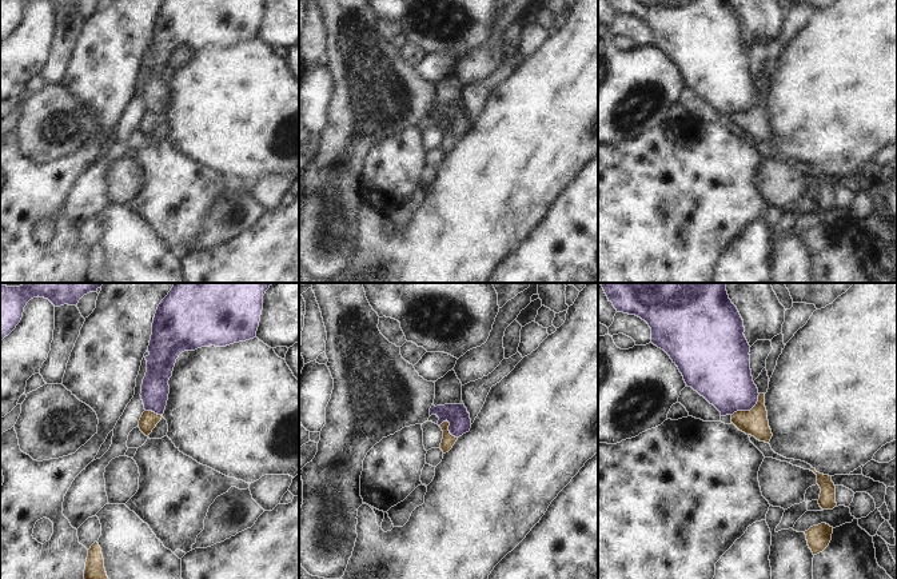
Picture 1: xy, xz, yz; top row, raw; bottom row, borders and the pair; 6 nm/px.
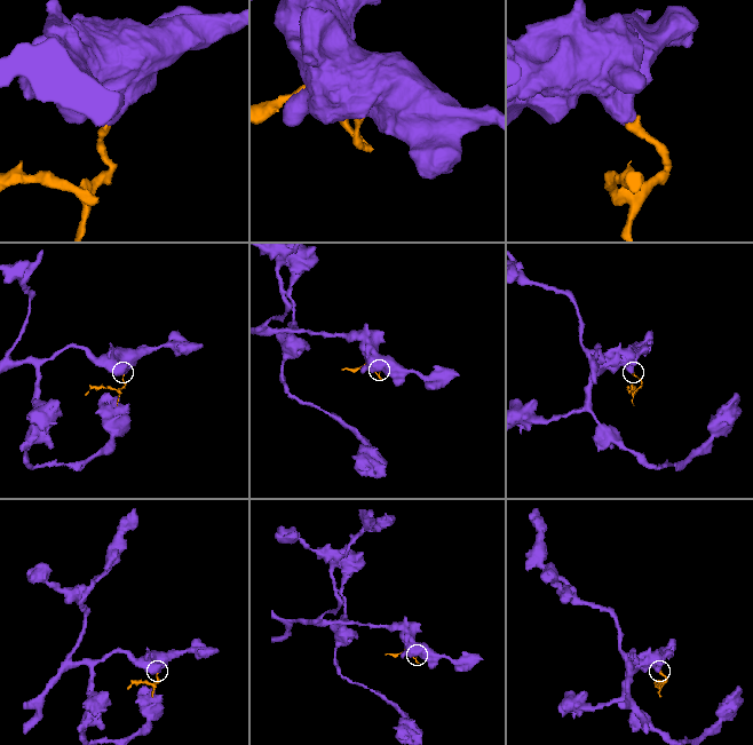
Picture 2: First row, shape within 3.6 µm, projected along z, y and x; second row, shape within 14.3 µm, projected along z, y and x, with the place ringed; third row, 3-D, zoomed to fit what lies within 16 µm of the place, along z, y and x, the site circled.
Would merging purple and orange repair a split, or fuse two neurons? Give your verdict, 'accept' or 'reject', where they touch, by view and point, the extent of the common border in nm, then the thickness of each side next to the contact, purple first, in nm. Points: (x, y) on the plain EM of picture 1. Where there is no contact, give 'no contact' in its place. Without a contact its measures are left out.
reject; contact yz (748, 111); length 220 nm; calibres 340 and 160 nm

